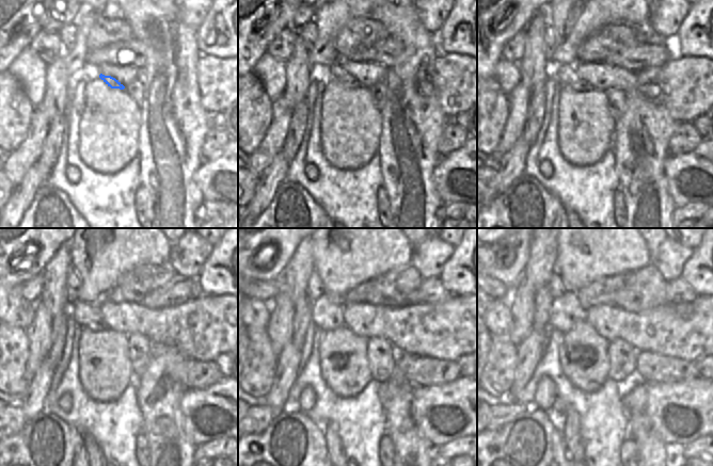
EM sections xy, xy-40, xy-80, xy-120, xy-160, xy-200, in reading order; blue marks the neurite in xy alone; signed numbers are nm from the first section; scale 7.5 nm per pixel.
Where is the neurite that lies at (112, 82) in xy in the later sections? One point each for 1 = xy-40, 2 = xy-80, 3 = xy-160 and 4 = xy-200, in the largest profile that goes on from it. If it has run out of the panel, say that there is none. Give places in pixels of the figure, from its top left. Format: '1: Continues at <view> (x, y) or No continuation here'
1: Continues at xy-40 (337, 73)
2: Continues at xy-80 (566, 75)
3: Continues at xy-160 (326, 311)
4: Continues at xy-200 (566, 310).

